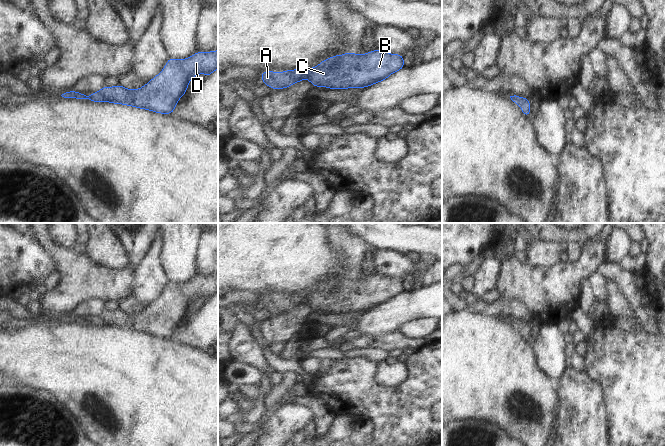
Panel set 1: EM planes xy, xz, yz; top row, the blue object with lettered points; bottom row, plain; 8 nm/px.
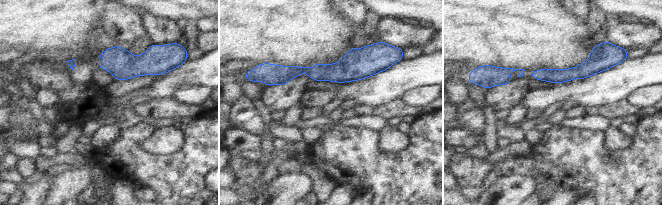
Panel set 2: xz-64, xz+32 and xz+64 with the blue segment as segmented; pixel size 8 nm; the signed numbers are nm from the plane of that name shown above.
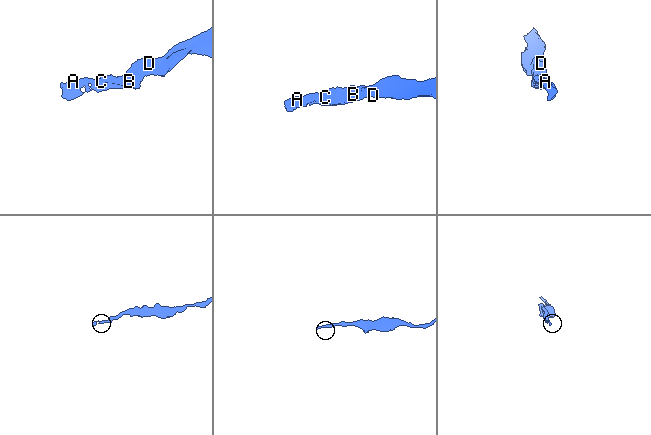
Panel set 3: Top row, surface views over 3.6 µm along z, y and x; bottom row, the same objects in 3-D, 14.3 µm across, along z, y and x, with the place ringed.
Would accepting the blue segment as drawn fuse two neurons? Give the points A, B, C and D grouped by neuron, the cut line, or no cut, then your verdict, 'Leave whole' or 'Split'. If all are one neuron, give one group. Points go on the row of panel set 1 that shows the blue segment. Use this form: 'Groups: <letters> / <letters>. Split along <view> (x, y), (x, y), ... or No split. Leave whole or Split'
Groups: A B C D. No split. Leave whole

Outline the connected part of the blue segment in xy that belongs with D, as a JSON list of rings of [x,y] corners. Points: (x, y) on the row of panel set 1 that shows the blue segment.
[[[218,50],[198,51],[190,58],[178,60],[169,58],[165,68],[145,86],[137,90],[128,90],[122,85],[103,87],[90,96],[70,90],[61,96],[90,100],[92,102],[112,102],[134,106],[153,112],[168,114],[176,108],[176,102],[188,89],[188,82],[197,74],[206,73],[209,77],[218,68]]]

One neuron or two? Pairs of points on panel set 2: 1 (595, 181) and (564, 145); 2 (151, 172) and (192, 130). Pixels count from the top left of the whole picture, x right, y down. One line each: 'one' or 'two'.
1: one
2: one

